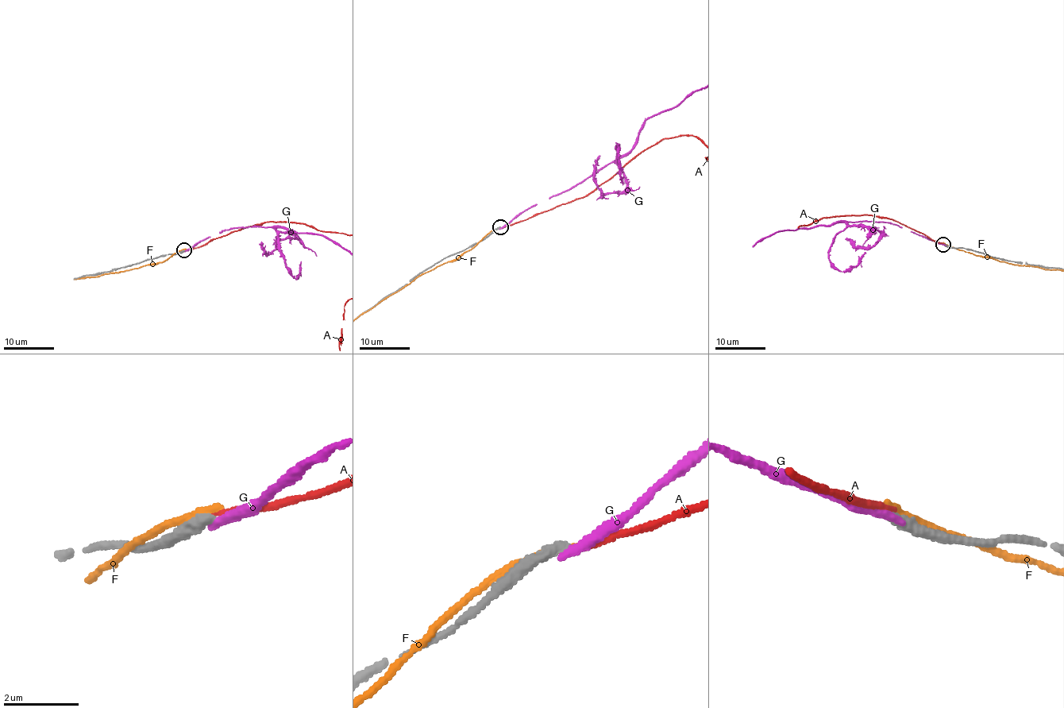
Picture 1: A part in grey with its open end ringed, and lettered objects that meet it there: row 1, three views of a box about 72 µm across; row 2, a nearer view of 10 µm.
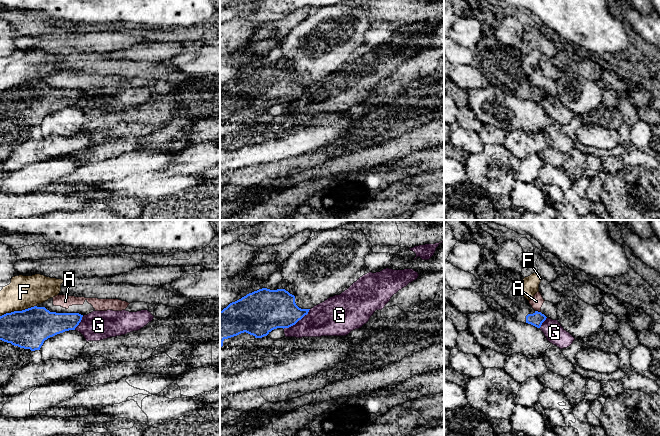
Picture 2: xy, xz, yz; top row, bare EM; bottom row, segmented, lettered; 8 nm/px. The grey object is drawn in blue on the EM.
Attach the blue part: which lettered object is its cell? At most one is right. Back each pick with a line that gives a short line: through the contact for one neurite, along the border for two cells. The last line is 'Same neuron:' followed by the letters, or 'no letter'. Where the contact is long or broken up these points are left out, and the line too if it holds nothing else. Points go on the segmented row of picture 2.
Same neuron: no letter

